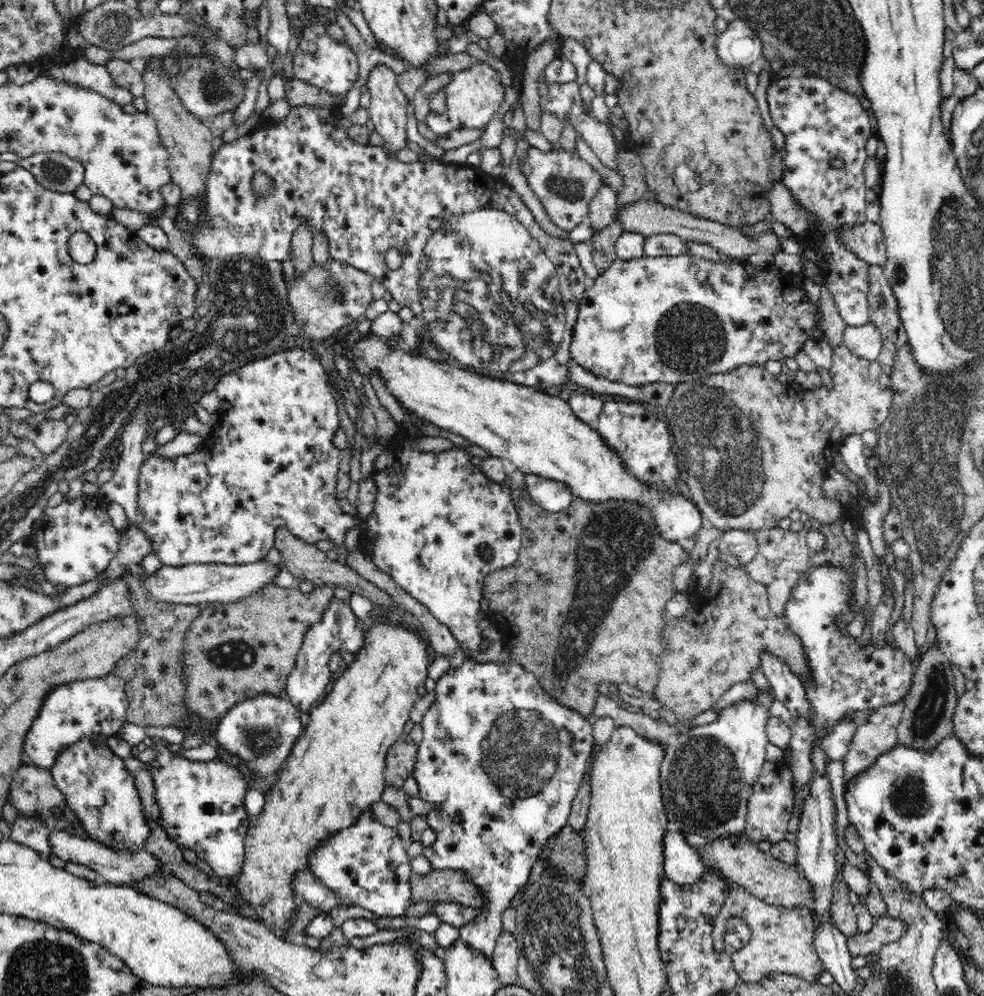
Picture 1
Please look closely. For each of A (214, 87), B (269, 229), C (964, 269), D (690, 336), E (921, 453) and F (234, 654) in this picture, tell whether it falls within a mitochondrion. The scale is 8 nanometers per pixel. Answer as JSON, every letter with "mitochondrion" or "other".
{"A":"mitochondrion","B":"other","C":"mitochondrion","D":"mitochondrion","E":"mitochondrion","F":"mitochondrion"}

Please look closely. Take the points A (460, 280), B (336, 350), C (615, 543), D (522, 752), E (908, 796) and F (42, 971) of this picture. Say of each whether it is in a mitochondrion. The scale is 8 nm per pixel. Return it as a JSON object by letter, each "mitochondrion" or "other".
{"A":"mitochondrion","B":"other","C":"mitochondrion","D":"mitochondrion","E":"mitochondrion","F":"mitochondrion"}

